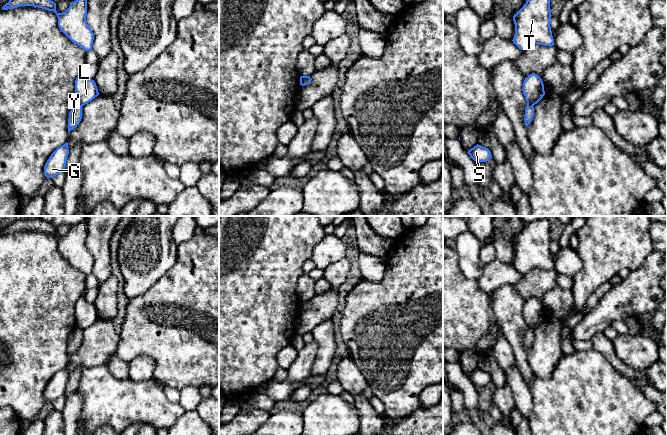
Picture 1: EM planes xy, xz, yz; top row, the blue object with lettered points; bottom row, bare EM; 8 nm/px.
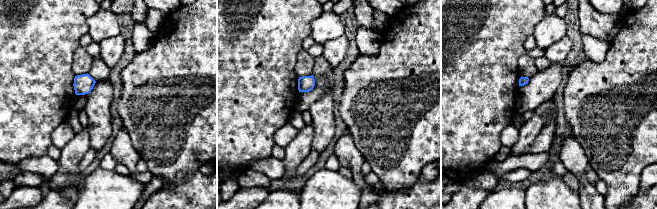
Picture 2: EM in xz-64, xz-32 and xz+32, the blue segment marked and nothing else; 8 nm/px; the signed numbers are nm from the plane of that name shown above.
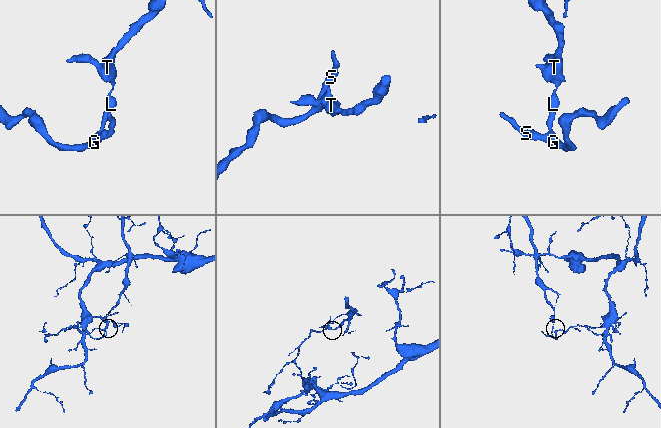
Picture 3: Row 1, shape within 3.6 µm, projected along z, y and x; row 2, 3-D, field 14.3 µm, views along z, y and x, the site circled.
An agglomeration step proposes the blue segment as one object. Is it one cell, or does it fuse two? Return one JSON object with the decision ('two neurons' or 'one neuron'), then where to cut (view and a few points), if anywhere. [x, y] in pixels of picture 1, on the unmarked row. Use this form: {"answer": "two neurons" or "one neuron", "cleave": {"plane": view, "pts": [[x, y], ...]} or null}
{"answer": "two neurons", "cleave": {"plane": "yz", "pts": [[527, 327], [533, 329]]}}

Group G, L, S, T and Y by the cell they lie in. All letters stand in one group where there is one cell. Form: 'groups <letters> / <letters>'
groups G S Y / L T

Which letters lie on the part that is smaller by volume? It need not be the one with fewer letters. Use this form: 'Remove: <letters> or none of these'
Remove: L, T

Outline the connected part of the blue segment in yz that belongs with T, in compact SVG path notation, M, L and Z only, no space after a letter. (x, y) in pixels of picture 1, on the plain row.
M548 218L531 222L513 240L514 268L521 274L532 269L553 270L550 224Z

